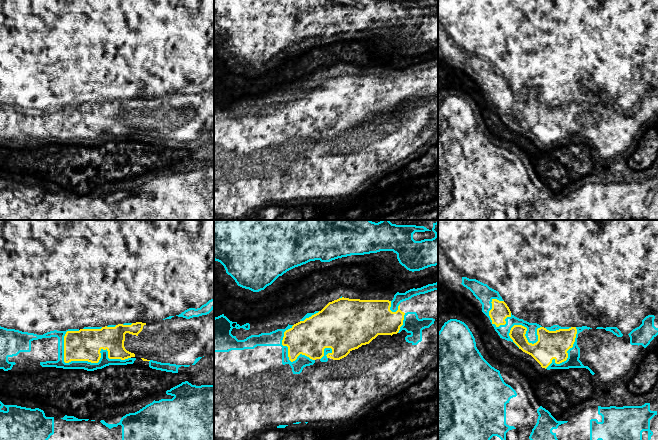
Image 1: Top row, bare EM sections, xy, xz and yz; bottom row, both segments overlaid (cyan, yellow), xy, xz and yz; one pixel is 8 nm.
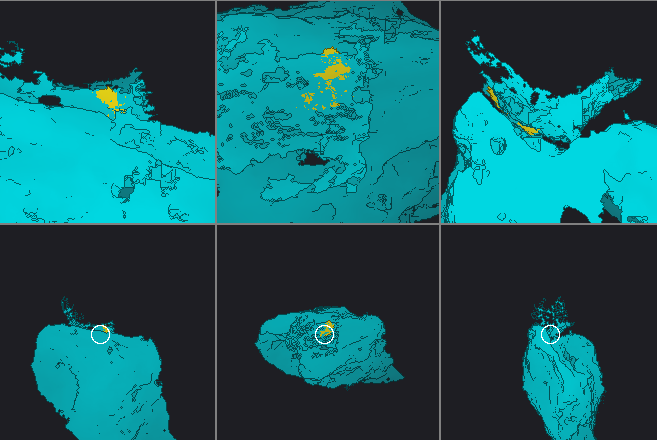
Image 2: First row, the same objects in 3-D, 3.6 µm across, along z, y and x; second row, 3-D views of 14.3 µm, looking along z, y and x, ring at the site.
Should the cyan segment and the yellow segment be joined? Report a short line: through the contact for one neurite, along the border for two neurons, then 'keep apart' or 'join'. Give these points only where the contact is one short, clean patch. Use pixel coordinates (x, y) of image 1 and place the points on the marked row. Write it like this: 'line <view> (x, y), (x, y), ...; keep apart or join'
keep apart

